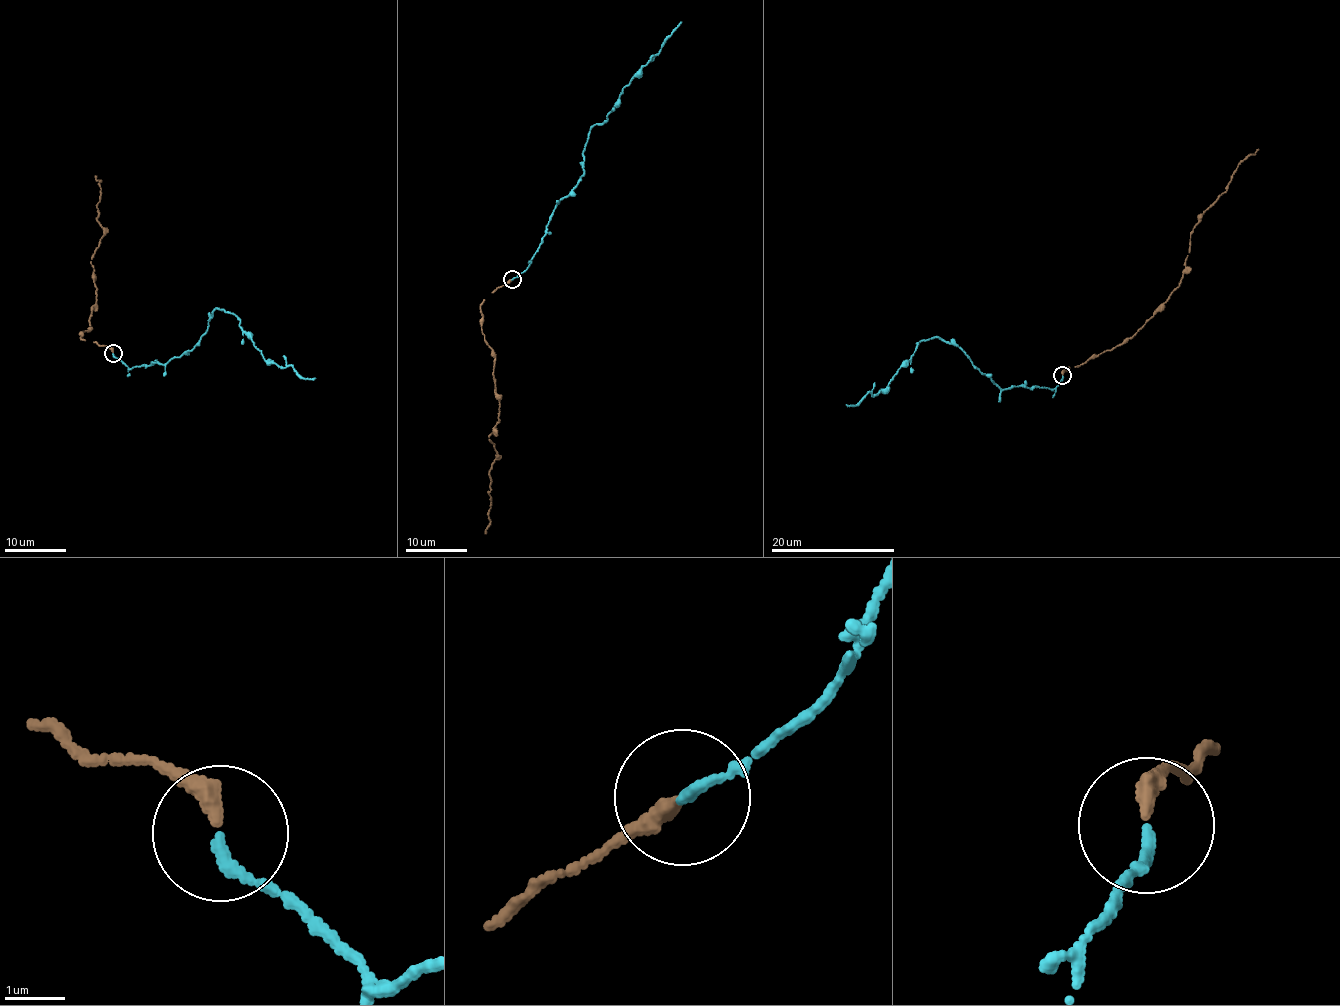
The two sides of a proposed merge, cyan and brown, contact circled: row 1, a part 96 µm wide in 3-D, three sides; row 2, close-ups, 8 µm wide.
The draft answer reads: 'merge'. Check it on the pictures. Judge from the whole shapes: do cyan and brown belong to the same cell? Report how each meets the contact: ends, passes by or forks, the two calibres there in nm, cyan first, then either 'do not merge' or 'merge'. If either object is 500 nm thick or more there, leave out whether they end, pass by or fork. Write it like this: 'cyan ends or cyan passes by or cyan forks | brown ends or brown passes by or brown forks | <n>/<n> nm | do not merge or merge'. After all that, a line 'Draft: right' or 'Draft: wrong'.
cyan ends | brown ends | 180/280 nm | merge
Draft: right

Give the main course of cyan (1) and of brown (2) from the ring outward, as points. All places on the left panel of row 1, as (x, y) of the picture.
1: (113, 353), (131, 369), (167, 362), (191, 350), (217, 307), (237, 318), (262, 357), (315, 378)
2: (113, 352), (80, 332), (90, 327), (96, 300), (91, 262), (103, 235), (94, 176)

